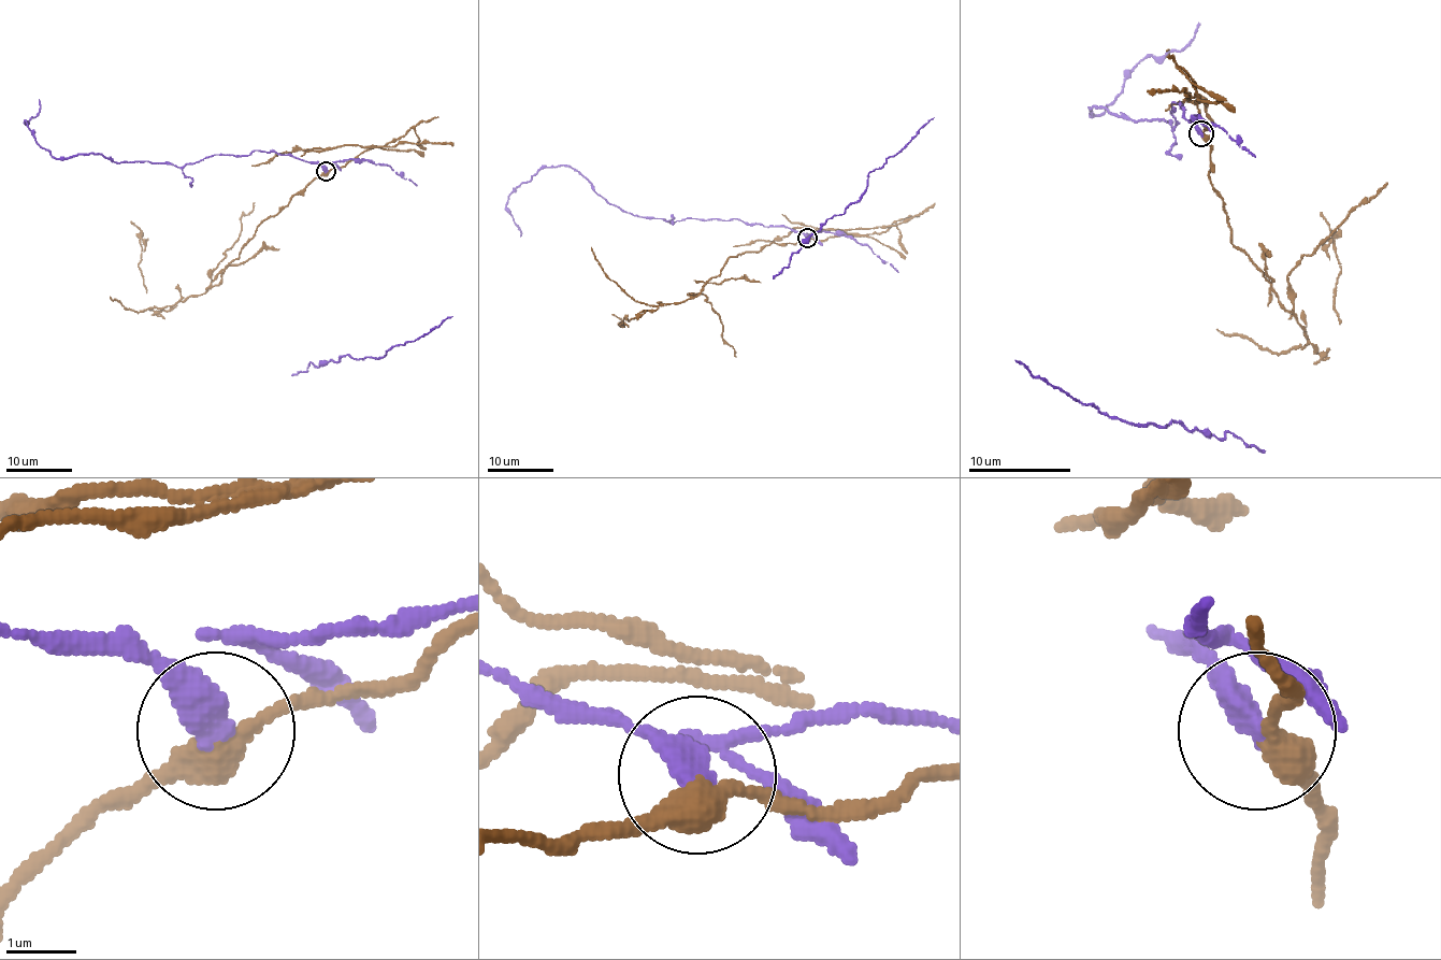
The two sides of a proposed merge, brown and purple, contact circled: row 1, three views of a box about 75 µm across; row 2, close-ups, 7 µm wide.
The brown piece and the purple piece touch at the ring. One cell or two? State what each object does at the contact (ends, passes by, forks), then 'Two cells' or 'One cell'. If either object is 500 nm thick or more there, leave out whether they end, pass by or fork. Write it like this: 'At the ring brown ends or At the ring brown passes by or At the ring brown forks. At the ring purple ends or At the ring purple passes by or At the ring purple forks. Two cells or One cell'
At the ring brown passes by. At the ring purple ends. Two cells

